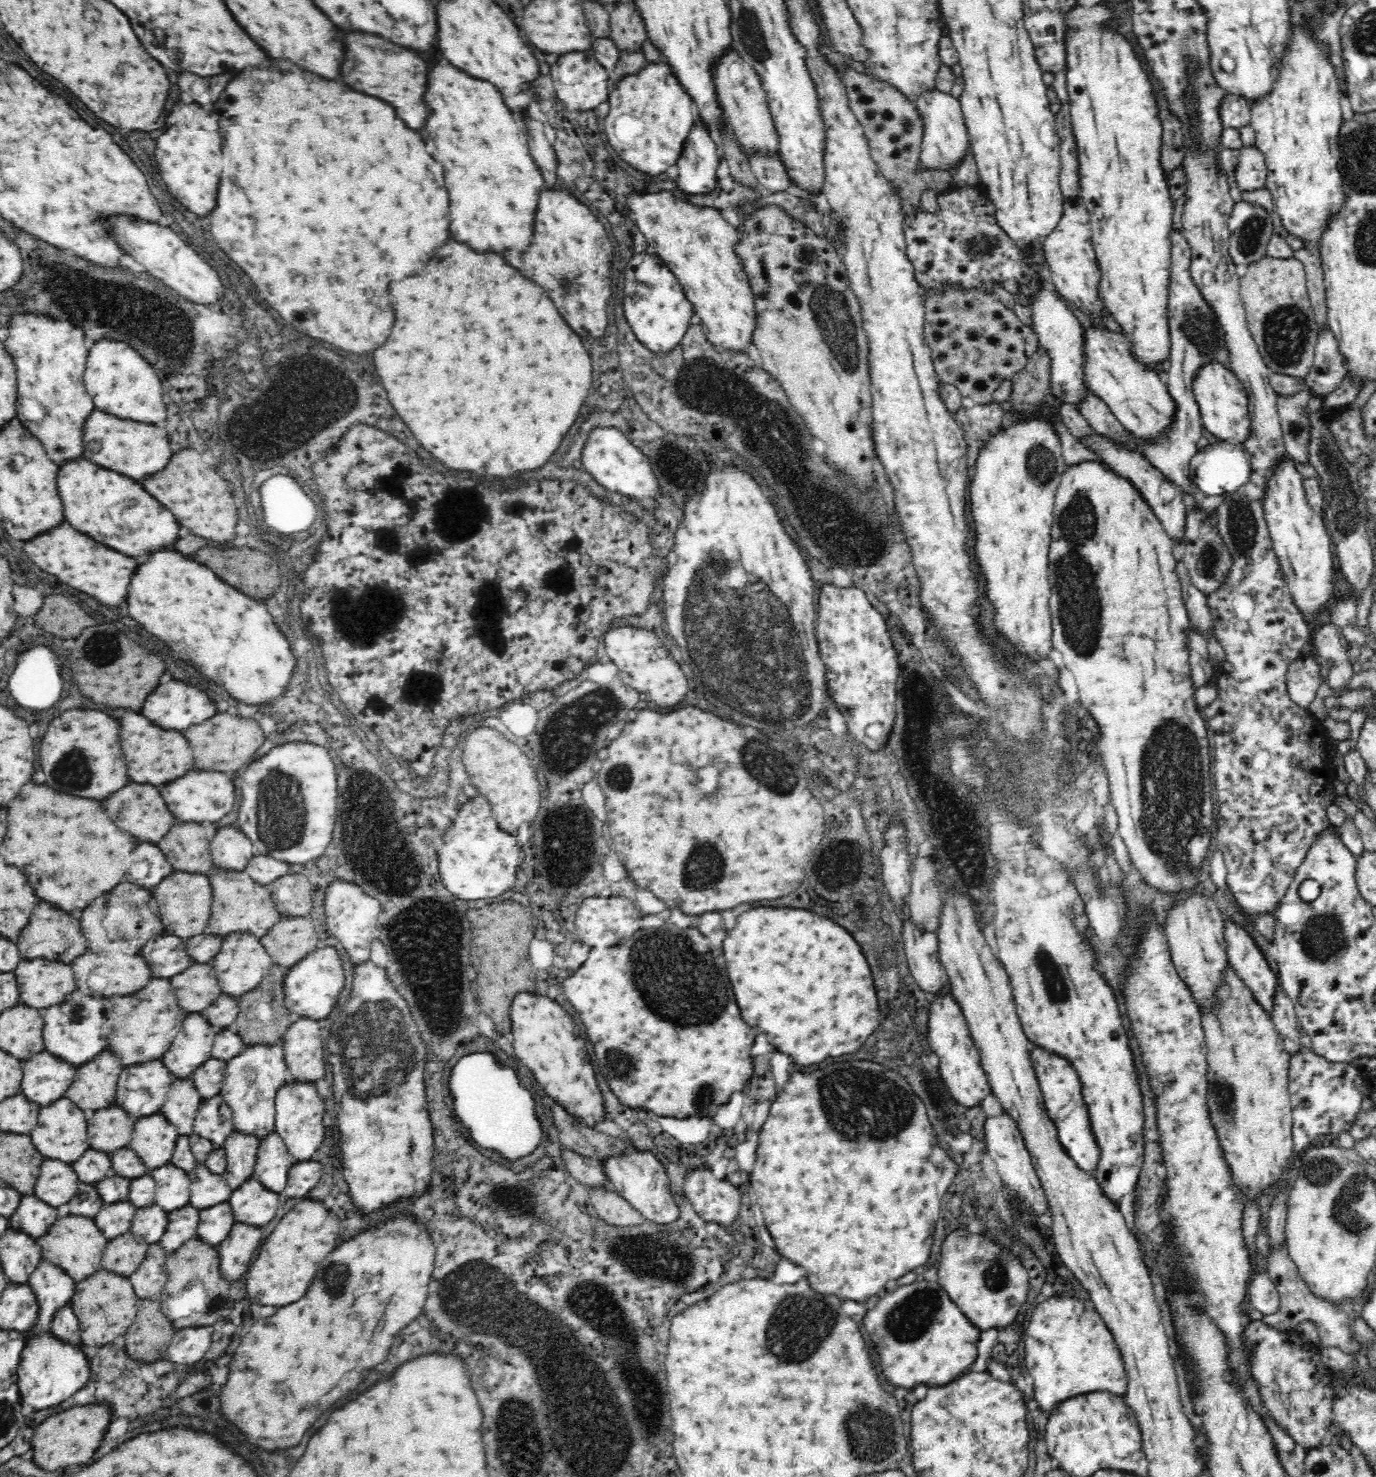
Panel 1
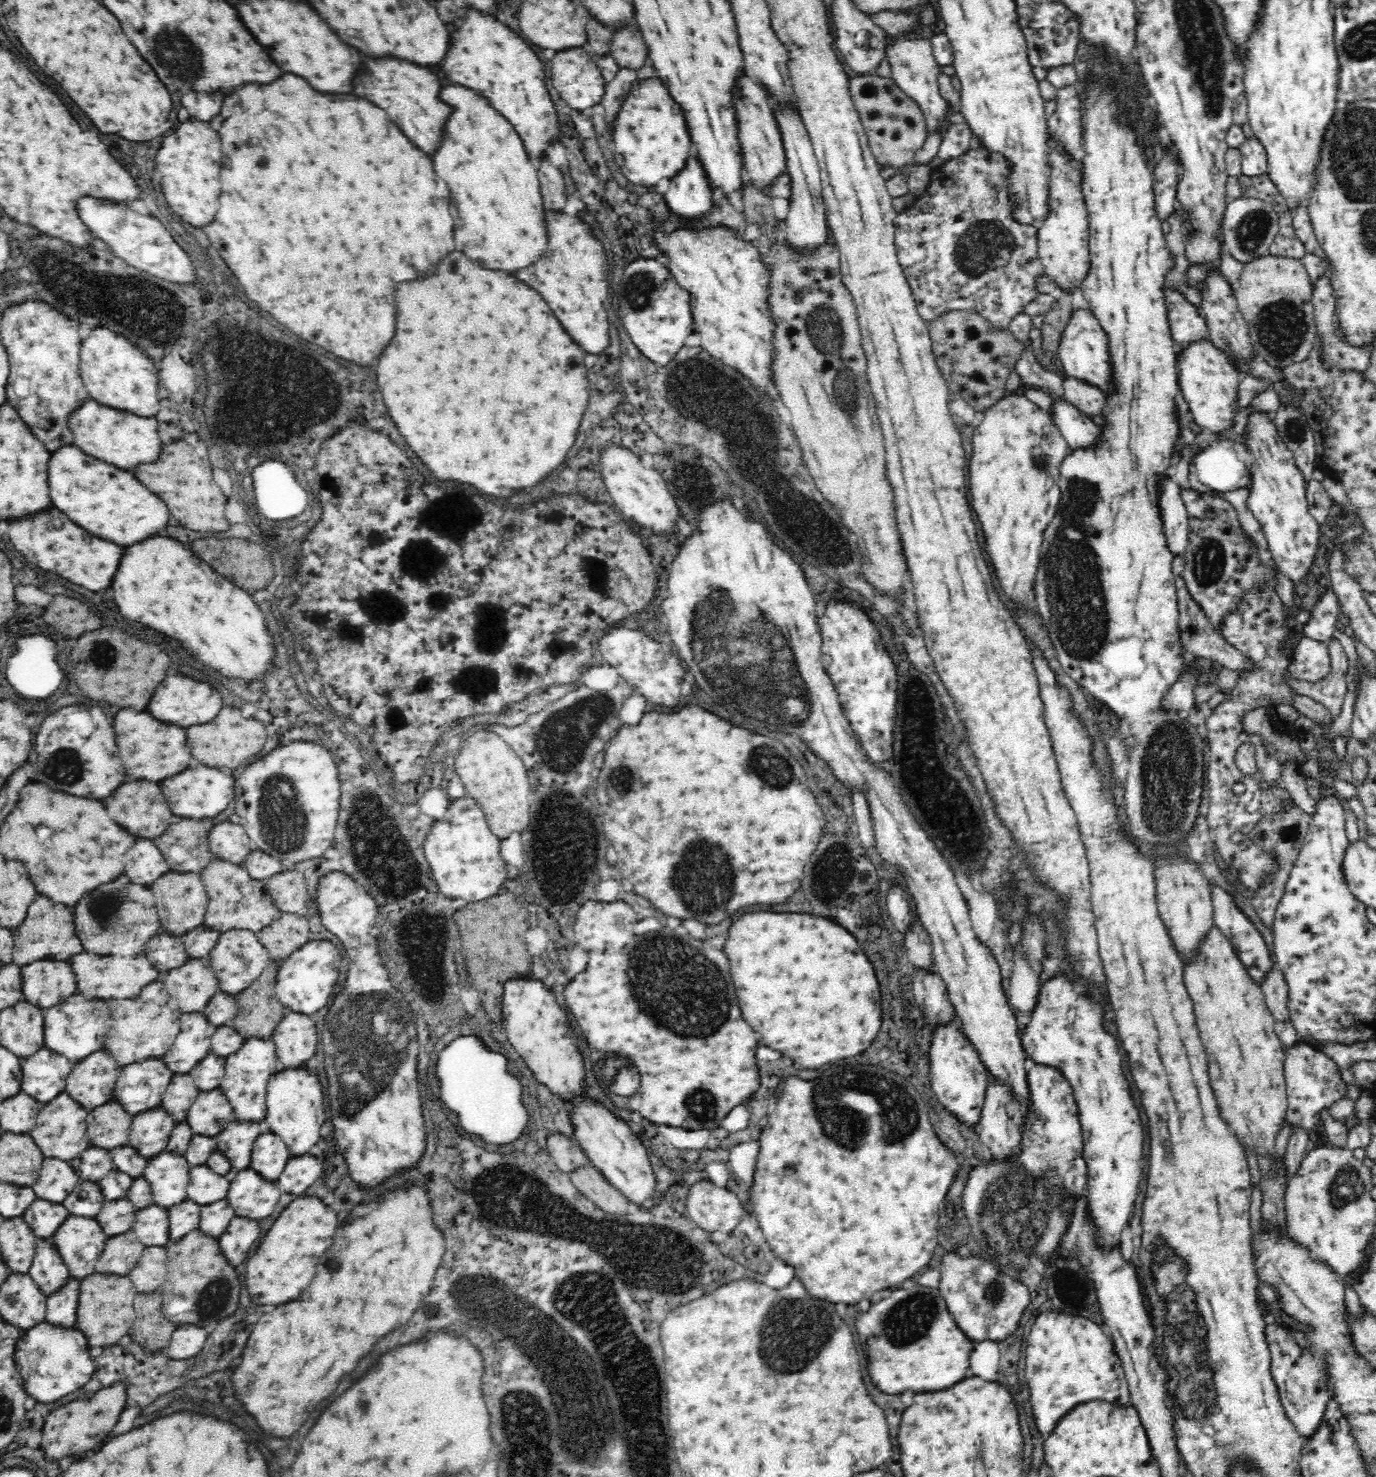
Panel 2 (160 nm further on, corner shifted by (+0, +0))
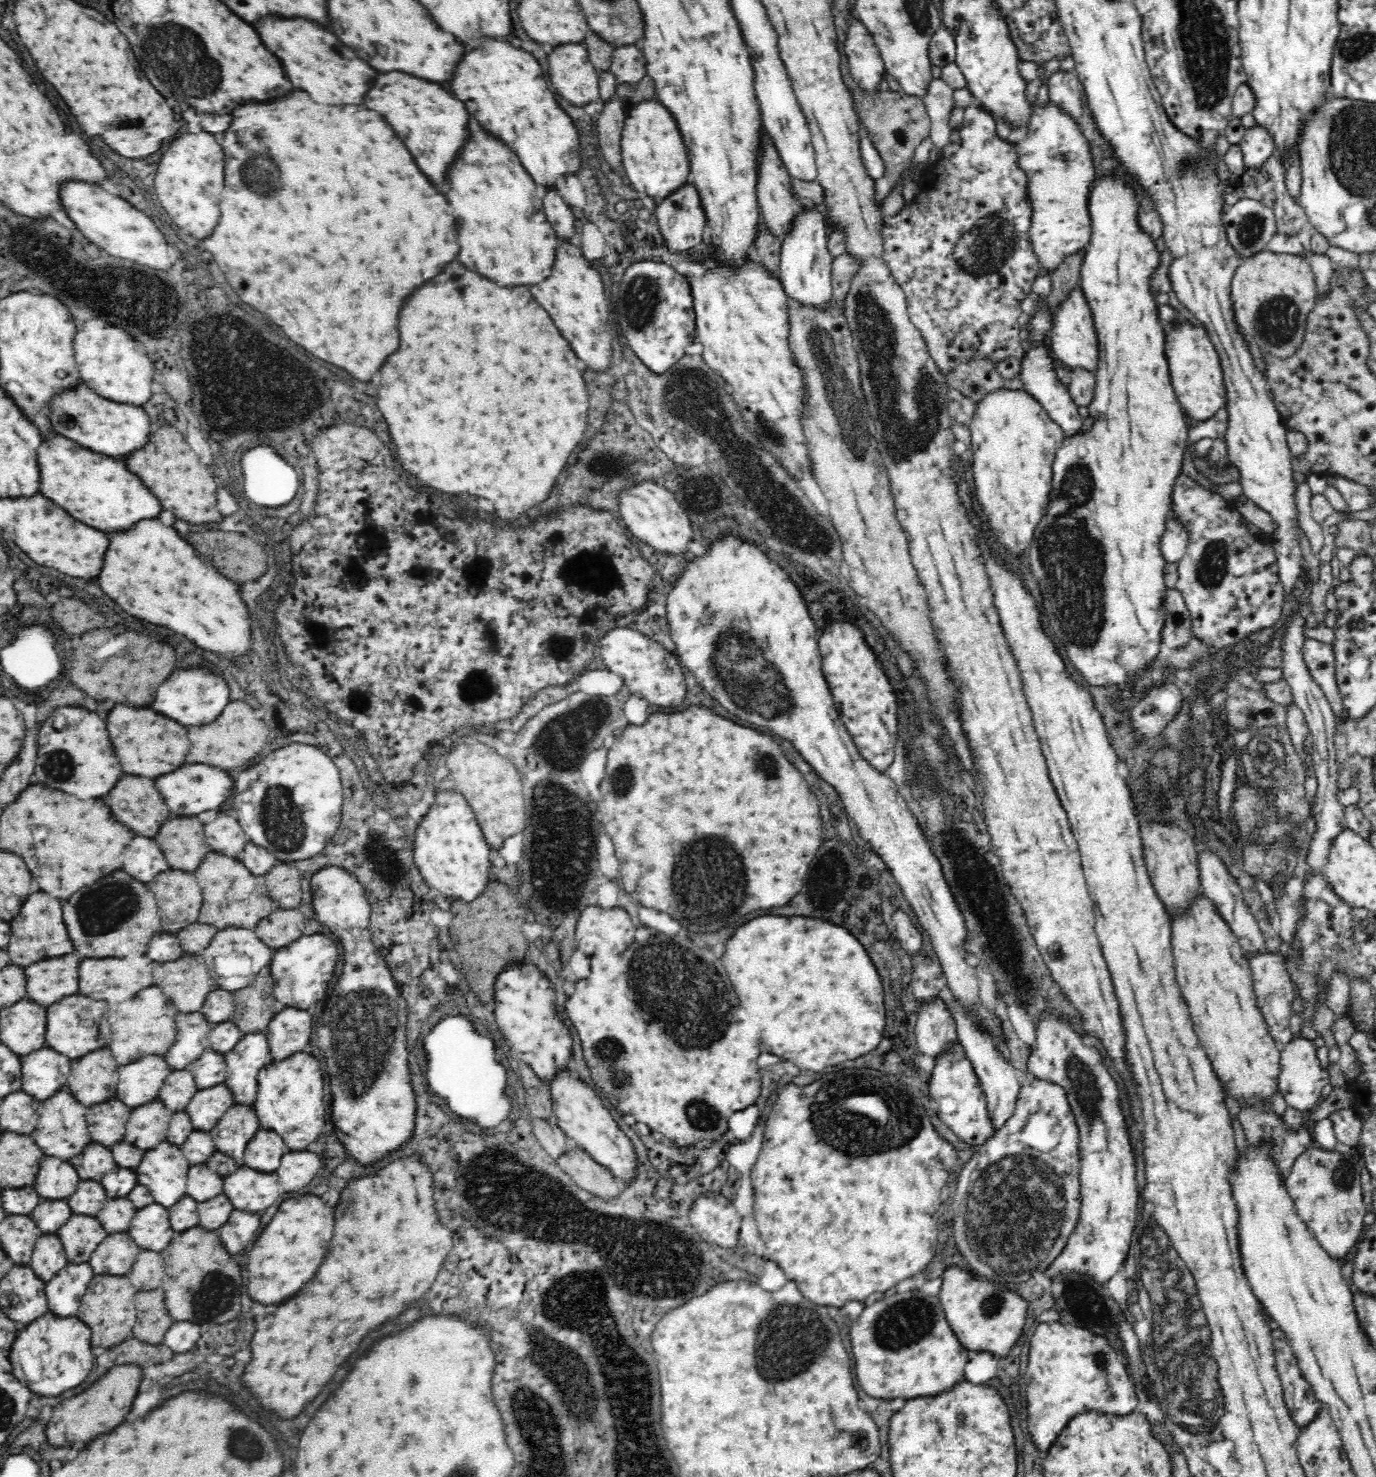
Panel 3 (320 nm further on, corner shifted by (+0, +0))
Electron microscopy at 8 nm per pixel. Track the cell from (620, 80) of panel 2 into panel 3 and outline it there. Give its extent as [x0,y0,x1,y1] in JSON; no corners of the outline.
[597,94,626,175]

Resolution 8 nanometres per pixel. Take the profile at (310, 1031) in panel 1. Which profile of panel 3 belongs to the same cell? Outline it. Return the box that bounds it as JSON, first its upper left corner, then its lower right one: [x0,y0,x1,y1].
[265,1007,312,1061]

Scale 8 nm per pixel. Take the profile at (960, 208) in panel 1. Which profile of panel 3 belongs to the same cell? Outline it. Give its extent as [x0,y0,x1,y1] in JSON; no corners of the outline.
[884,104,1042,376]

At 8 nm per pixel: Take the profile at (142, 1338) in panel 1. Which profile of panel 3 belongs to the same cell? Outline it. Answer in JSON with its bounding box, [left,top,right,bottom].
[132,1288,175,1345]

